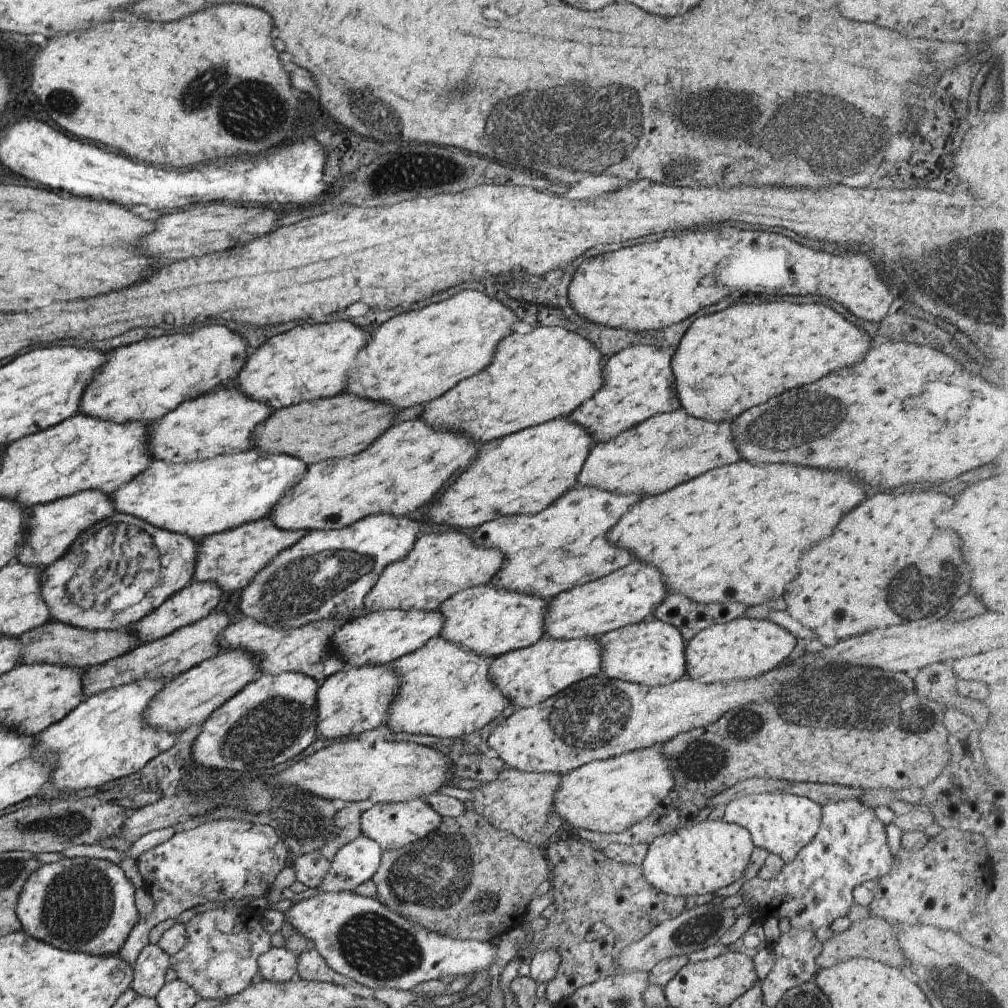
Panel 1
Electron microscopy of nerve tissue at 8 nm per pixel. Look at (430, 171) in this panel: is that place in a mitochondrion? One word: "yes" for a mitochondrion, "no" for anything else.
yes

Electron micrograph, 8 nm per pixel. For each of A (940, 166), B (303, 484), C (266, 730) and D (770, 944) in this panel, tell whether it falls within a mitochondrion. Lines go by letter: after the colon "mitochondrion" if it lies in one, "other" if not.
A: other
B: other
C: mitochondrion
D: other

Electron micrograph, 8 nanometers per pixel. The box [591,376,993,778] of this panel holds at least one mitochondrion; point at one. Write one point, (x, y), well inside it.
(790, 426)

